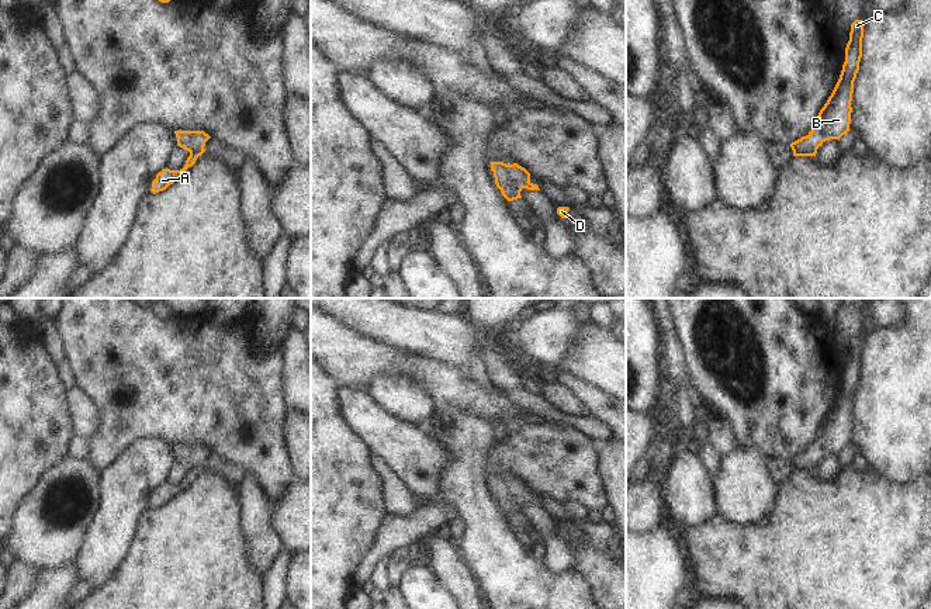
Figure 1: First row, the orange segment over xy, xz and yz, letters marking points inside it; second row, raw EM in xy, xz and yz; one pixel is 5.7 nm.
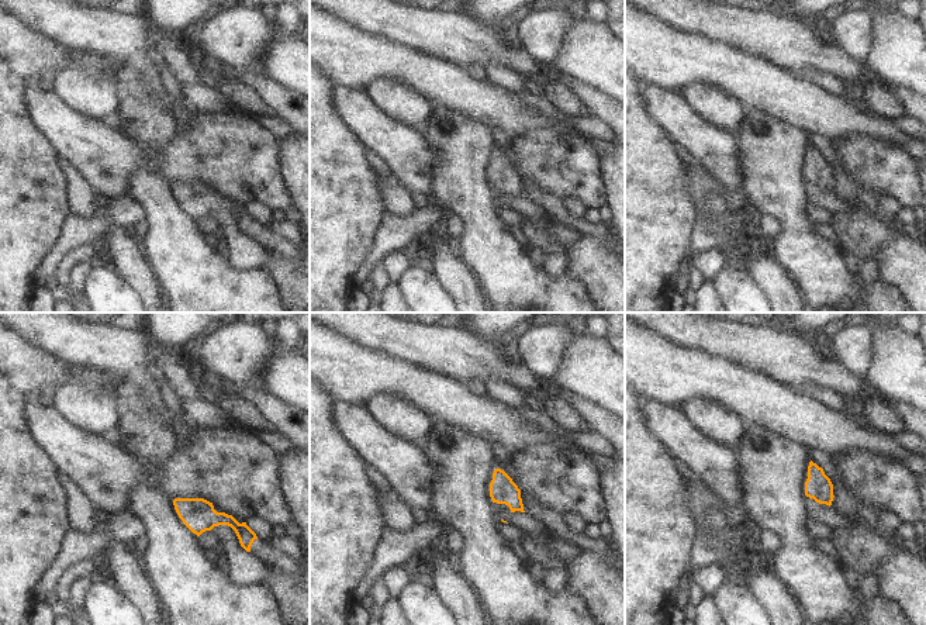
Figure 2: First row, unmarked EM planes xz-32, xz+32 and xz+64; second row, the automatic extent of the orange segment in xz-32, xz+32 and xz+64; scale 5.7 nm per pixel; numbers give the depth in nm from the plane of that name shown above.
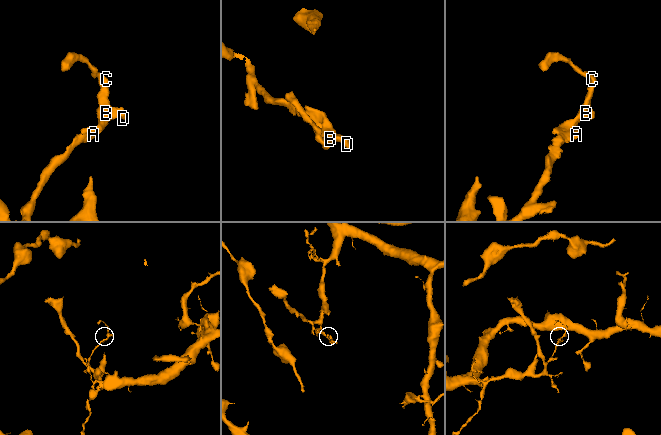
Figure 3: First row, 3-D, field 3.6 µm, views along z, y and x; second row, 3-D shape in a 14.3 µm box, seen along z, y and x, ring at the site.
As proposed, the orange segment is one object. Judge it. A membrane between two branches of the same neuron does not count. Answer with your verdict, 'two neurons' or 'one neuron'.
one neuron

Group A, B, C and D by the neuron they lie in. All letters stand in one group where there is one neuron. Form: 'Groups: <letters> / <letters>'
Groups: A B C D.

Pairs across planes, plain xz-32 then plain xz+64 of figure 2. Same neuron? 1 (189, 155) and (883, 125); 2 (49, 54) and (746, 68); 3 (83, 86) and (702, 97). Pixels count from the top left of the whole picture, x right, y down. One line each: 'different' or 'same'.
1: different
2: same
3: same

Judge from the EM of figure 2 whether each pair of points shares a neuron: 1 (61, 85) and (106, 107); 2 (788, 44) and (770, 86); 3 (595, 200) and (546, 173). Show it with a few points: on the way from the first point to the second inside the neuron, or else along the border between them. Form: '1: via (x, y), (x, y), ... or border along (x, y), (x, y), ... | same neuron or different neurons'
1: via (72, 85), (83, 85), (94, 96) | same neuron
2: border along (747, 54), (763, 57), (791, 73) | different neurons
3: via (583, 187), (579, 187), (565, 173), (559, 173) | same neuron

